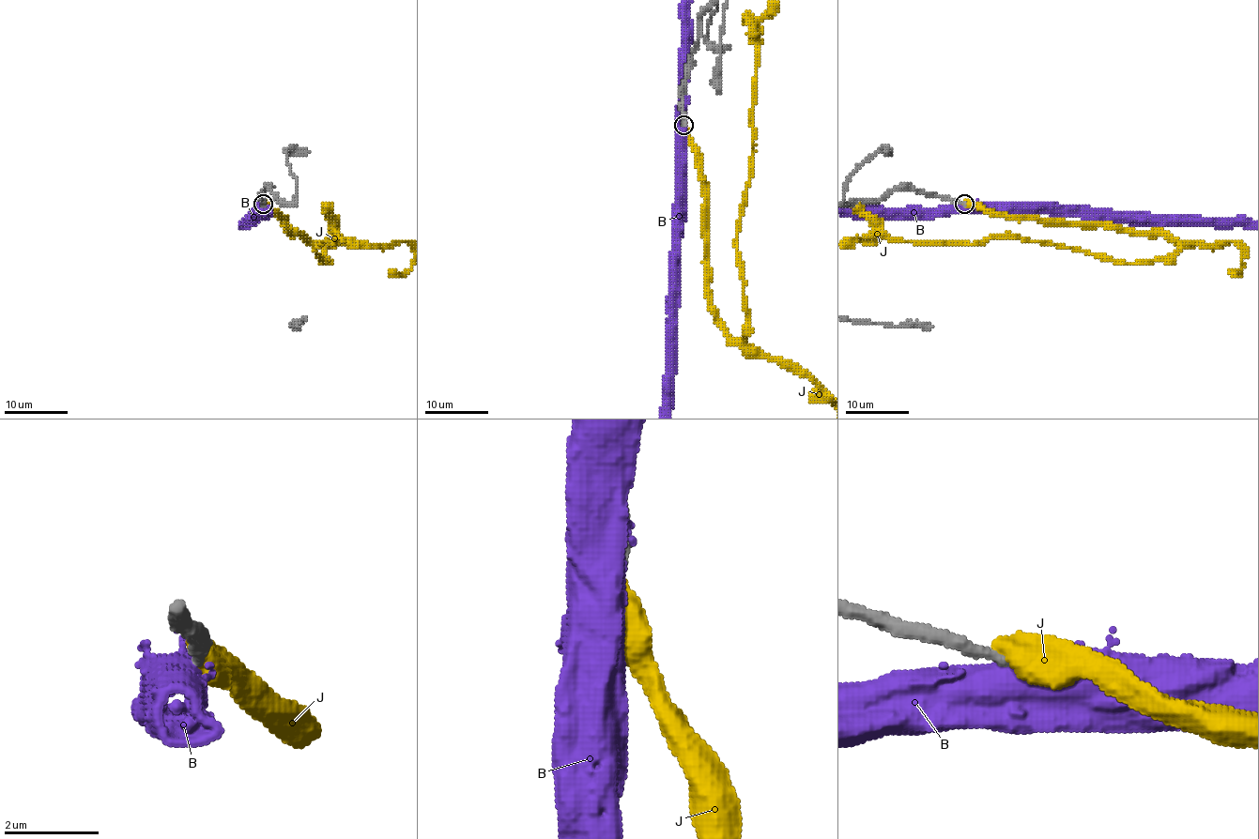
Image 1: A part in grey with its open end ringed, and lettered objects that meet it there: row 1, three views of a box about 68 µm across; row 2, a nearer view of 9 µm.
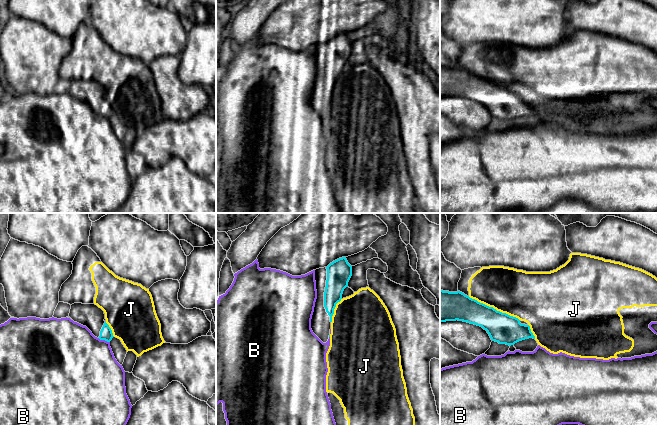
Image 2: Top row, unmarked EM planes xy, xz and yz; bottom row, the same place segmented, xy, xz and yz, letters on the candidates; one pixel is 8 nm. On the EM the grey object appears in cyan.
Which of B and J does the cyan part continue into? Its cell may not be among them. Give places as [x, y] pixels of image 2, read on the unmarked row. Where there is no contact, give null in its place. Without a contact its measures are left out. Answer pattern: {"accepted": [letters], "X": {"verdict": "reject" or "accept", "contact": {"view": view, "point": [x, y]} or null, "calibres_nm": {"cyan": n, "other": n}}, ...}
{"accepted": [], "B": {"verdict": "reject", "contact": {"view": "xy", "point": [104, 115]}, "calibres_nm": {"cyan": 100, "other": 460}}, "J": {"verdict": "reject", "contact": {"view": "yz", "point": [493, 84]}, "calibres_nm": {"cyan": 240, "other": 380}}}

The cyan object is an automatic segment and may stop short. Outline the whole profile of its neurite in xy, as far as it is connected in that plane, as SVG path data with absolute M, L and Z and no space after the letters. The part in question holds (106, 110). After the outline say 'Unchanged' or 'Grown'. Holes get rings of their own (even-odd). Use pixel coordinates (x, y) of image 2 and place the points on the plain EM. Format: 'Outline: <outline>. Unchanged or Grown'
Outline: M74 79L71 81L69 93L83 102L86 102L92 110L100 116L110 118L113 109L109 101L104 97L104 87L97 81Z. Grown

